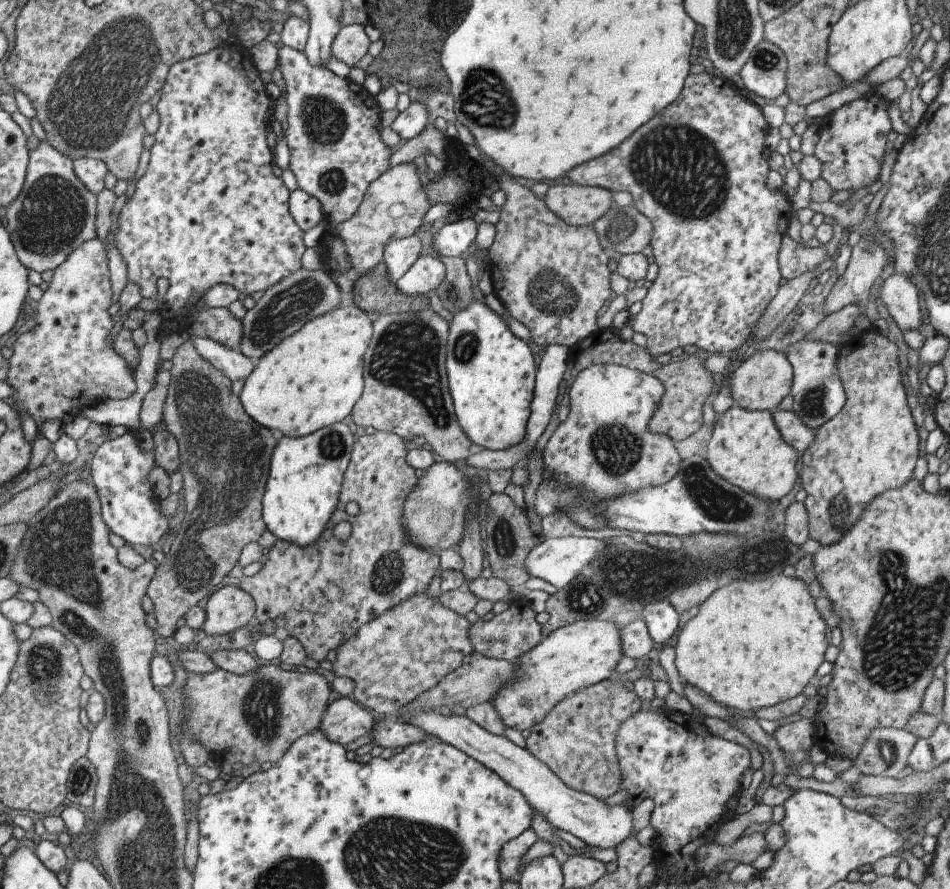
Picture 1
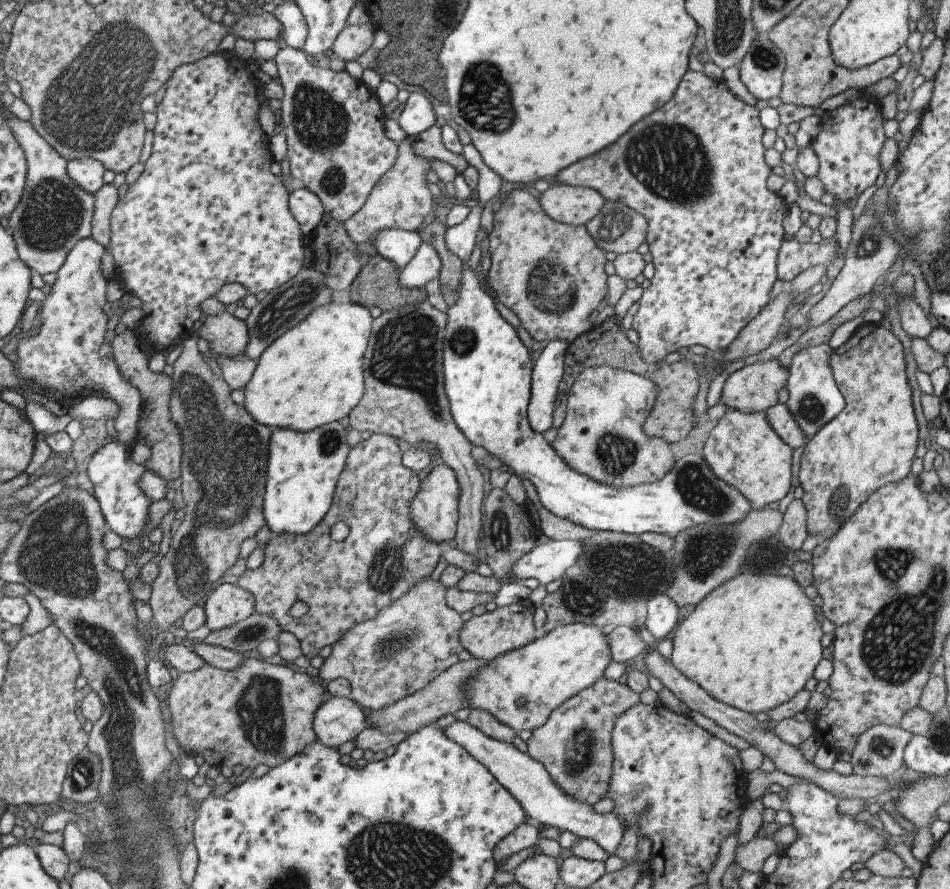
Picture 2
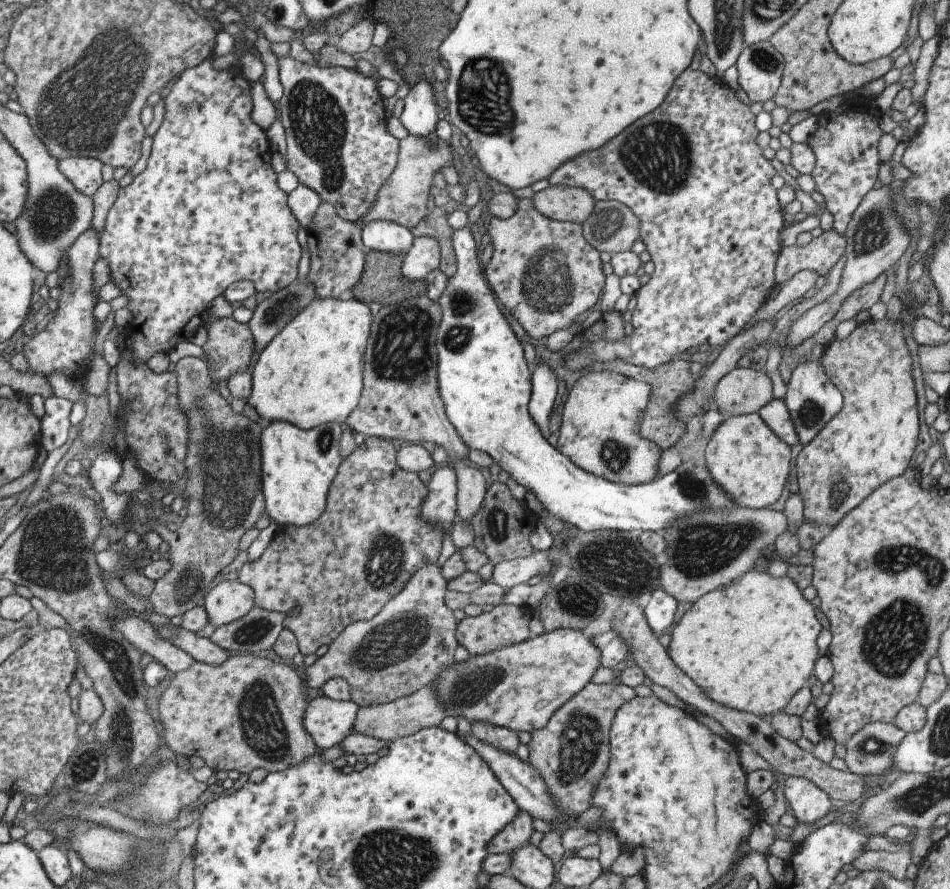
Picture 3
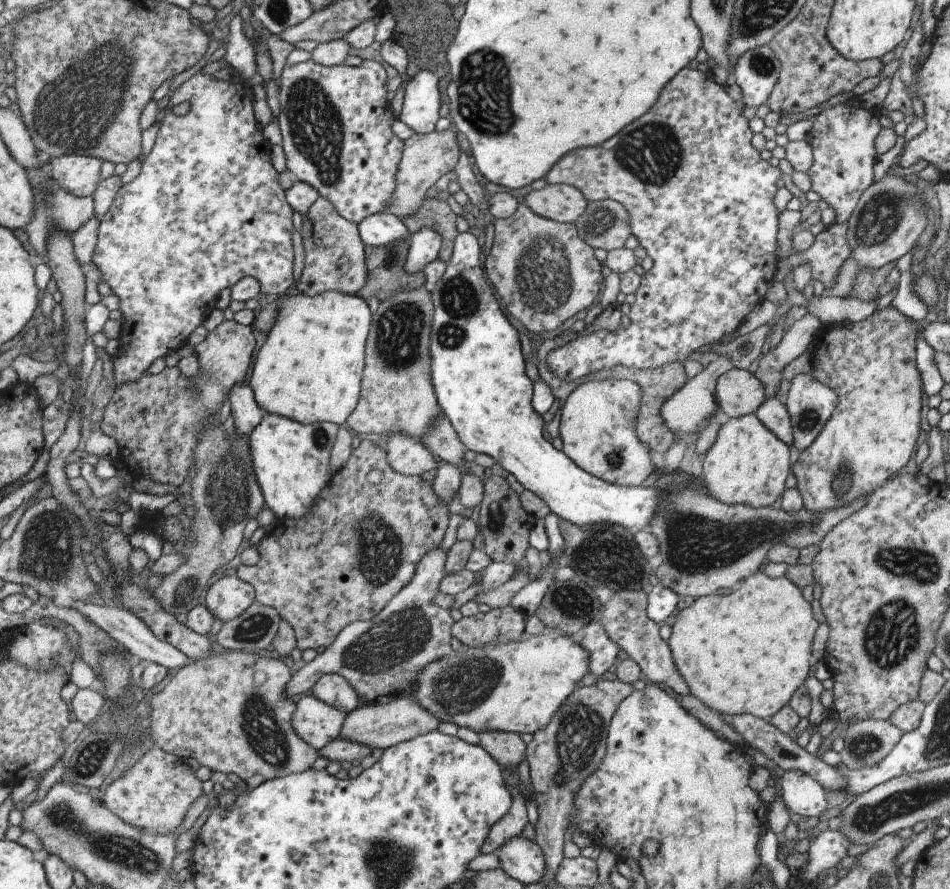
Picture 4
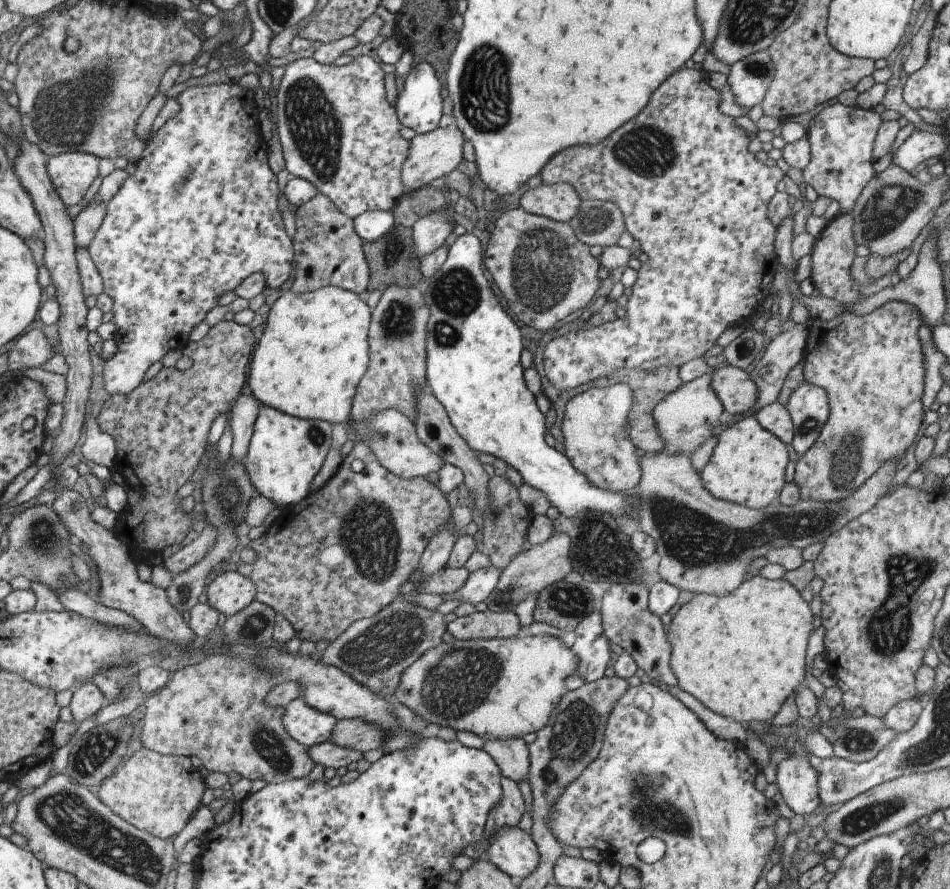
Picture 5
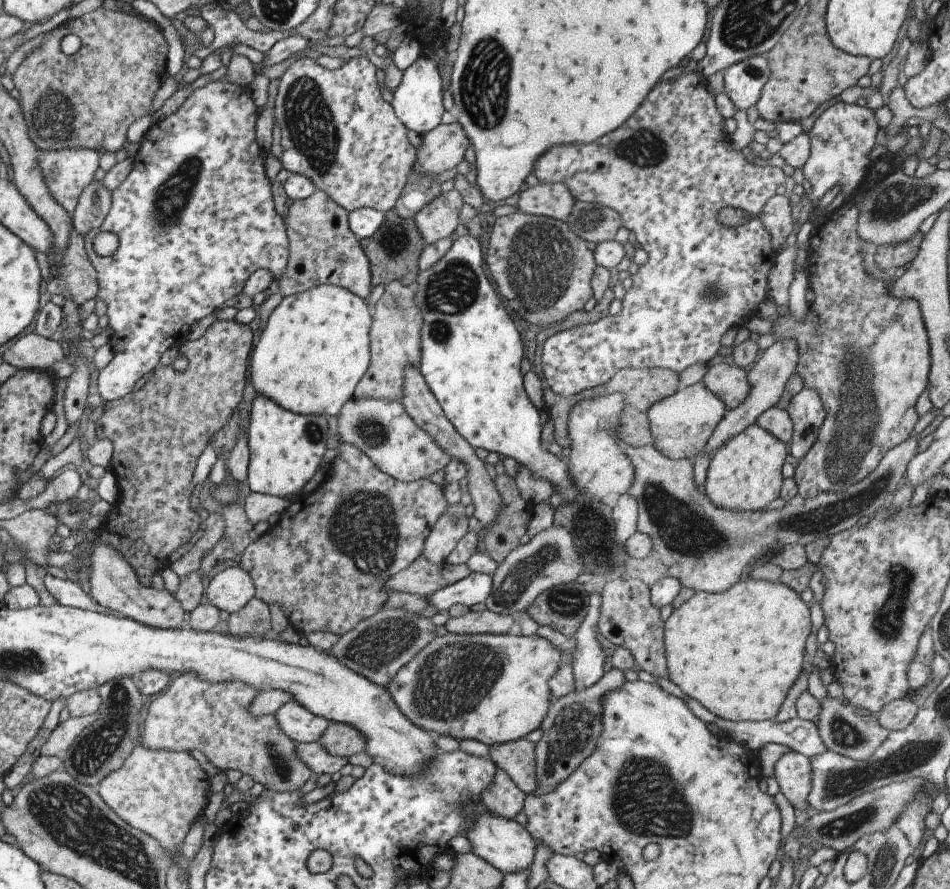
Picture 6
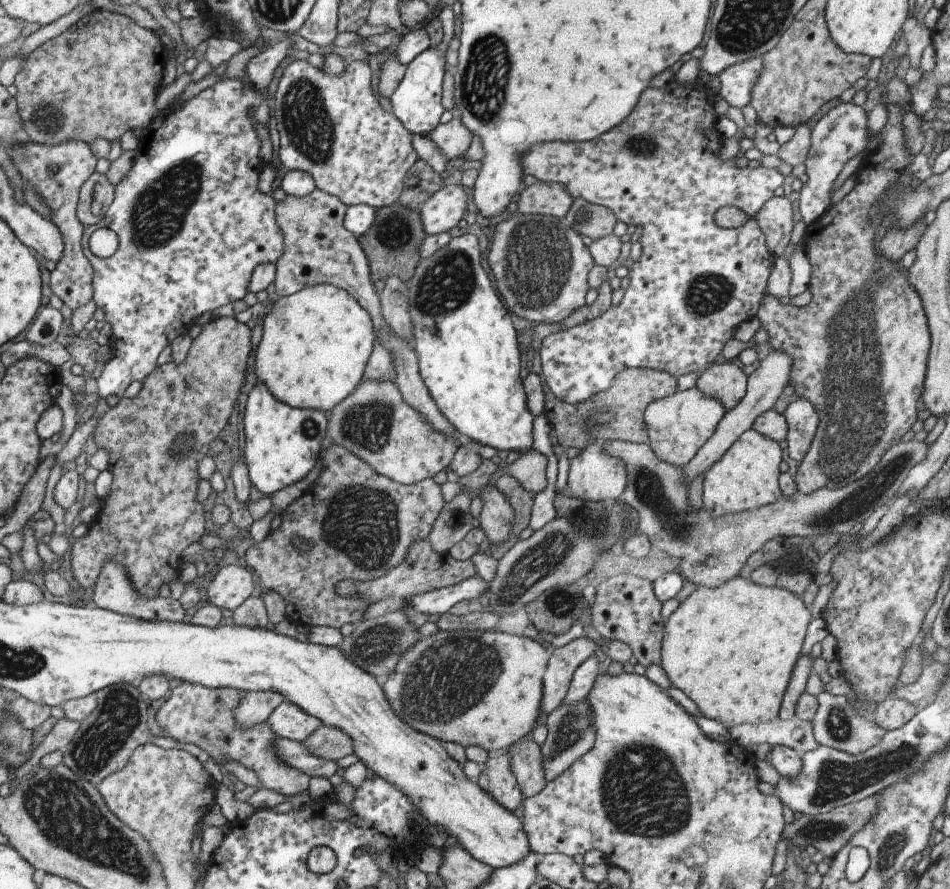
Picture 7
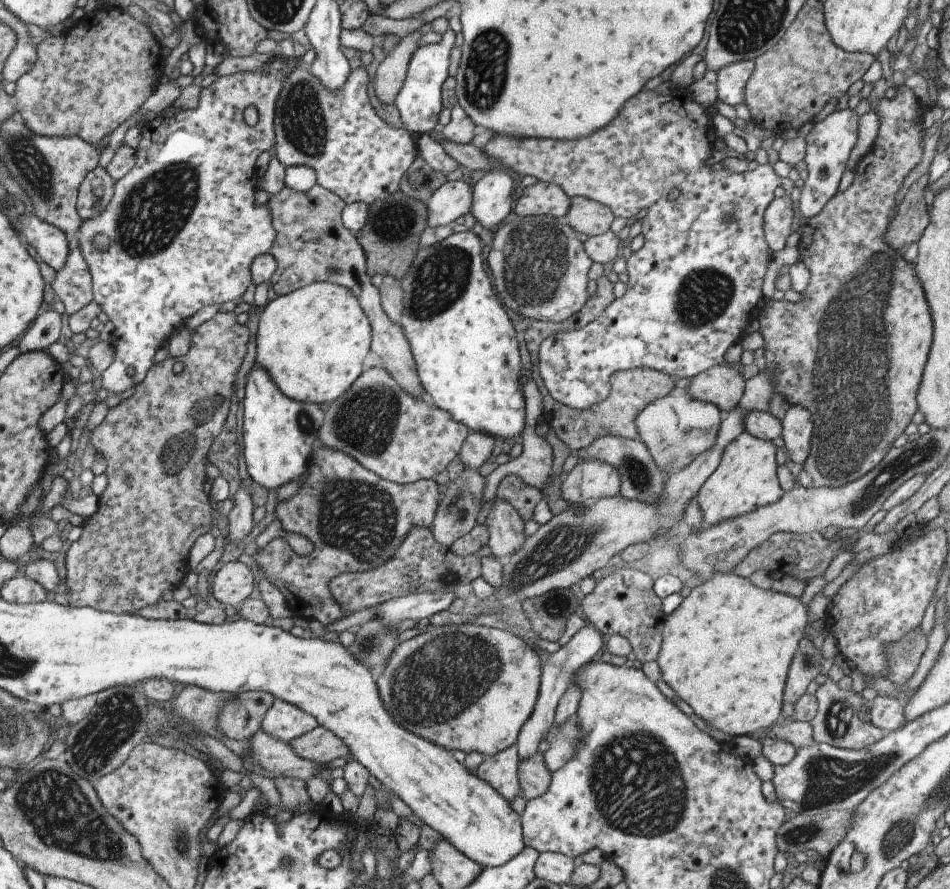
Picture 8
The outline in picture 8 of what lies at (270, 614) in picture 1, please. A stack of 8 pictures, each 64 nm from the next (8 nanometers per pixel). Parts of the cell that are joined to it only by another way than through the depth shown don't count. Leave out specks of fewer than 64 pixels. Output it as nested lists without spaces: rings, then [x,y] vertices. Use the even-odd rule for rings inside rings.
[[[322,444],[313,448],[307,471],[299,479],[302,480],[300,491],[277,504],[276,514],[281,522],[282,532],[263,549],[258,548],[254,561],[266,573],[270,582],[280,589],[294,616],[299,615],[307,620],[316,619],[326,626],[351,614],[331,597],[329,582],[345,572],[361,573],[375,569],[393,557],[410,529],[416,525],[431,528],[440,500],[440,488],[434,479],[422,479],[405,485],[383,479],[345,452]],[[286,534],[301,534],[309,538],[314,544],[309,556],[298,555],[286,542]]]

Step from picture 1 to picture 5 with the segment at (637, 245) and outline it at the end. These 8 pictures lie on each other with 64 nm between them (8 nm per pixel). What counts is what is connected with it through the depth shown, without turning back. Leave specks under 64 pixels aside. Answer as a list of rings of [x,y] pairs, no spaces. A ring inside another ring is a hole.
[[[581,201],[578,214],[568,224],[580,242],[588,246],[616,245],[625,231],[621,208],[608,201]]]

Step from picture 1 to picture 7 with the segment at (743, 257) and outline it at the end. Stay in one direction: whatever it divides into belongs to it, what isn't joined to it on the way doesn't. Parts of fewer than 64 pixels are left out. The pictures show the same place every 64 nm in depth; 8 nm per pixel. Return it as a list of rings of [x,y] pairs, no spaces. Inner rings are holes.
[[[671,83],[662,88],[648,87],[643,90],[641,98],[638,99],[637,105],[631,110],[631,113],[620,124],[613,126],[600,136],[586,142],[544,141],[540,145],[534,145],[528,153],[521,156],[524,174],[532,174],[540,182],[557,182],[565,186],[565,189],[574,199],[583,198],[588,202],[604,205],[612,210],[617,216],[617,220],[621,220],[626,224],[634,224],[637,227],[635,238],[639,239],[643,250],[640,258],[634,261],[633,267],[627,275],[630,278],[630,284],[625,289],[624,296],[617,306],[612,305],[604,314],[591,321],[586,321],[586,323],[566,331],[552,333],[540,343],[541,348],[537,351],[540,358],[539,373],[542,376],[543,383],[561,401],[578,404],[578,402],[584,402],[584,400],[608,390],[611,387],[612,379],[626,367],[658,369],[659,371],[669,372],[676,378],[689,372],[704,372],[708,367],[715,364],[718,356],[722,354],[725,344],[734,338],[738,324],[757,316],[760,304],[766,296],[770,270],[773,267],[775,256],[768,250],[765,234],[762,232],[758,221],[756,221],[755,215],[774,197],[774,190],[782,185],[785,176],[780,174],[777,169],[763,165],[756,168],[747,166],[742,169],[741,164],[736,168],[732,159],[727,162],[720,162],[719,154],[723,147],[724,137],[716,129],[717,118],[717,114],[714,113],[713,100],[708,98],[706,90],[698,83],[692,85],[688,83]],[[722,206],[740,208],[742,212],[747,214],[748,220],[744,225],[731,229],[716,225],[714,213]]]

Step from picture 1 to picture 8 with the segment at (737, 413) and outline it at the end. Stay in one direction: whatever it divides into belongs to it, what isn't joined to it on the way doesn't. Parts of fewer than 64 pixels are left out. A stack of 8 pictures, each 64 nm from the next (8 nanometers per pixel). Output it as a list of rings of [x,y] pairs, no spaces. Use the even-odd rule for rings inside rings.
[[[744,431],[724,447],[718,468],[706,479],[695,498],[706,526],[748,514],[783,497],[785,492],[777,477],[776,449],[771,441],[754,438]]]

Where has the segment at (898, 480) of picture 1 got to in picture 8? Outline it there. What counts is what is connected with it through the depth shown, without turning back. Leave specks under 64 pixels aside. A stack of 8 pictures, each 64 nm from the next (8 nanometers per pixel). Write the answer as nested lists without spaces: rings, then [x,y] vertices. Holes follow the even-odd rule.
[[[902,85],[881,98],[875,112],[878,114],[880,122],[878,135],[870,150],[856,164],[853,170],[854,178],[850,186],[843,190],[843,192],[837,190],[837,193],[834,194],[816,216],[807,219],[802,217],[798,224],[798,231],[800,232],[799,245],[797,246],[799,261],[804,262],[811,272],[807,289],[803,292],[802,298],[797,302],[782,300],[764,303],[763,312],[759,316],[760,328],[758,332],[762,335],[765,342],[764,358],[766,369],[770,371],[779,370],[779,375],[775,378],[776,384],[773,386],[774,391],[782,394],[785,402],[789,402],[790,405],[800,405],[812,413],[814,432],[811,440],[811,449],[807,459],[803,462],[804,467],[797,477],[797,485],[806,488],[837,487],[848,484],[854,478],[866,474],[881,462],[882,457],[892,446],[894,440],[903,434],[906,426],[910,424],[912,416],[918,411],[916,402],[917,392],[933,343],[934,318],[927,301],[931,296],[924,290],[918,275],[915,273],[915,262],[903,259],[902,256],[906,249],[898,252],[891,245],[887,247],[887,242],[884,241],[887,228],[891,223],[890,212],[896,206],[896,194],[900,192],[900,188],[902,188],[904,180],[908,178],[908,174],[922,160],[922,148],[925,137],[925,122],[923,122],[922,118],[923,114],[928,112],[928,108],[922,106],[920,100],[909,87]]]

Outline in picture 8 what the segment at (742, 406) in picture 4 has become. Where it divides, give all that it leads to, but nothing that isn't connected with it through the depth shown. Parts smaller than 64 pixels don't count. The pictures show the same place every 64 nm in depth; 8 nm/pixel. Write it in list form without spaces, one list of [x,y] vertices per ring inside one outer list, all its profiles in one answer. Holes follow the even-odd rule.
[[[725,364],[713,366],[691,377],[691,383],[683,391],[687,395],[690,394],[697,401],[715,404],[724,415],[729,413],[740,402],[745,391],[746,381],[742,379],[741,372],[741,366],[730,367]]]

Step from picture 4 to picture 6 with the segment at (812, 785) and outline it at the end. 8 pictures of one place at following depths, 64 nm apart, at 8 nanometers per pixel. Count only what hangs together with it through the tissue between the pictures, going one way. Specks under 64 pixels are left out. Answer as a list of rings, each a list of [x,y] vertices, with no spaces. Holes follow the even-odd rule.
[[[788,751],[784,753],[775,763],[774,776],[779,782],[782,794],[790,801],[797,814],[805,816],[808,813],[809,803],[807,796],[811,791],[811,768],[810,761],[807,756],[796,751]]]

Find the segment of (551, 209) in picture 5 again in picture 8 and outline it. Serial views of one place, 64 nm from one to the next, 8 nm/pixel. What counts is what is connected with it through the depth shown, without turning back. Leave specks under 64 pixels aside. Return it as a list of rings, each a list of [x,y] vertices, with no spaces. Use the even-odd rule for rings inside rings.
[[[538,183],[523,188],[520,198],[513,201],[513,210],[521,217],[546,215],[559,219],[567,214],[571,197],[554,183]]]

